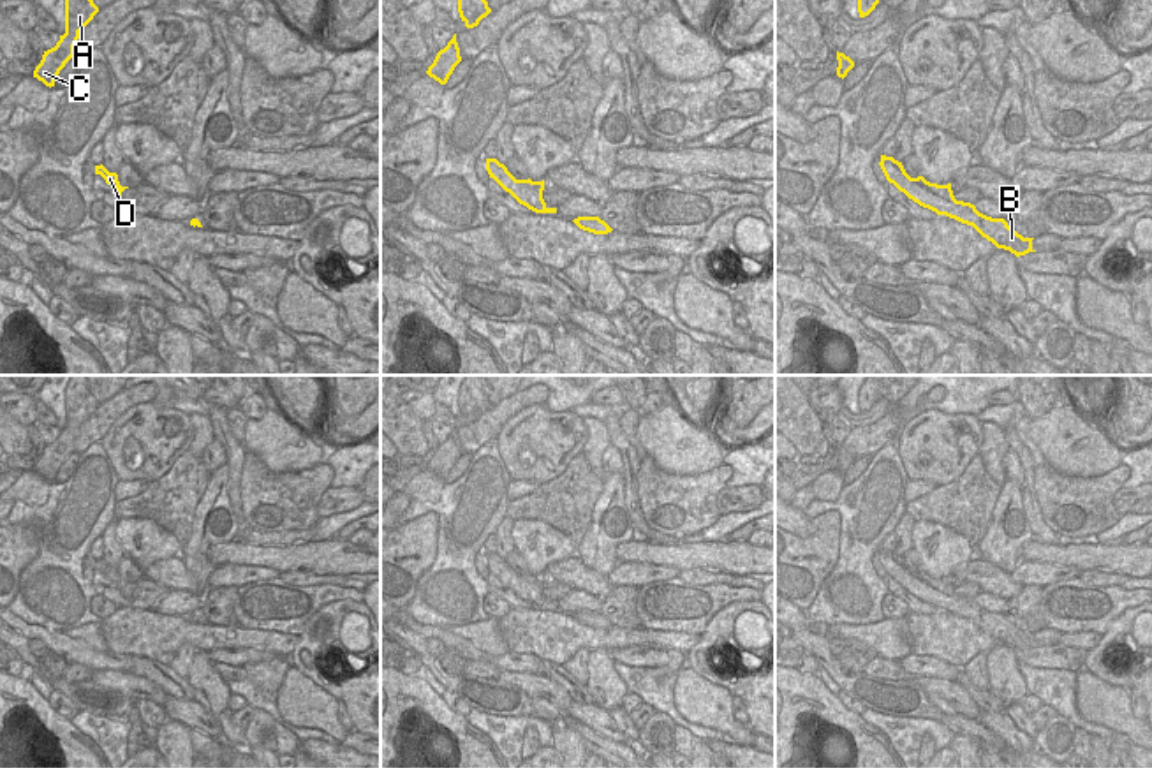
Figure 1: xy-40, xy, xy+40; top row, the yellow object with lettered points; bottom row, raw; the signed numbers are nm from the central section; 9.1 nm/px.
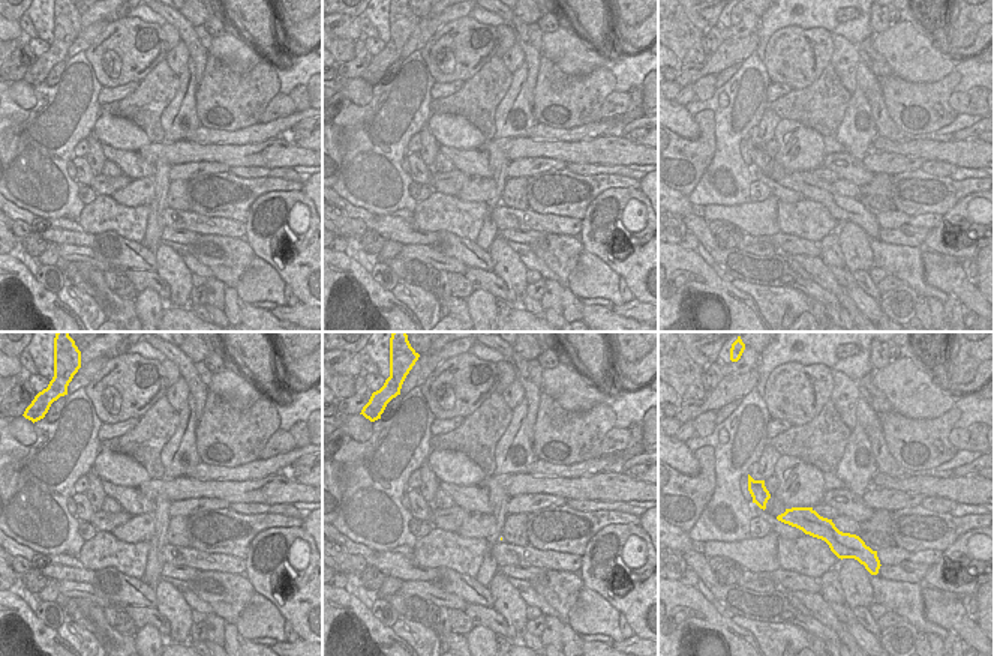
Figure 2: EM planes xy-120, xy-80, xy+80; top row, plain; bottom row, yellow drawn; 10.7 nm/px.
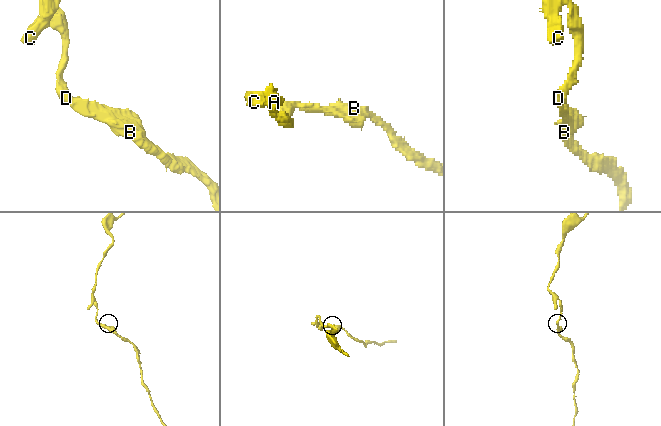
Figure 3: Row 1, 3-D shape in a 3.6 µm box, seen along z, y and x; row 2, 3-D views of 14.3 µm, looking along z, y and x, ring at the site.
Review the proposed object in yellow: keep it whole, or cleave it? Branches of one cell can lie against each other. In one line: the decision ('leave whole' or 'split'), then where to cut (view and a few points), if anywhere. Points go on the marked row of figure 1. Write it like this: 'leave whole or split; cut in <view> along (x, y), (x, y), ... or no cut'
leave whole; no cut

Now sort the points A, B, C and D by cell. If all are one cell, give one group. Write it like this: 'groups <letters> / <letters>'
groups A B C D

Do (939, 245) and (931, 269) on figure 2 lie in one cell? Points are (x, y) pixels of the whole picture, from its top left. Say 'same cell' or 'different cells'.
different cells

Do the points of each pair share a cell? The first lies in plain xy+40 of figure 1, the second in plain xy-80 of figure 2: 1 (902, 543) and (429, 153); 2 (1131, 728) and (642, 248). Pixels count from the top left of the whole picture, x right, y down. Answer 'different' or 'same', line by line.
1: same
2: different

